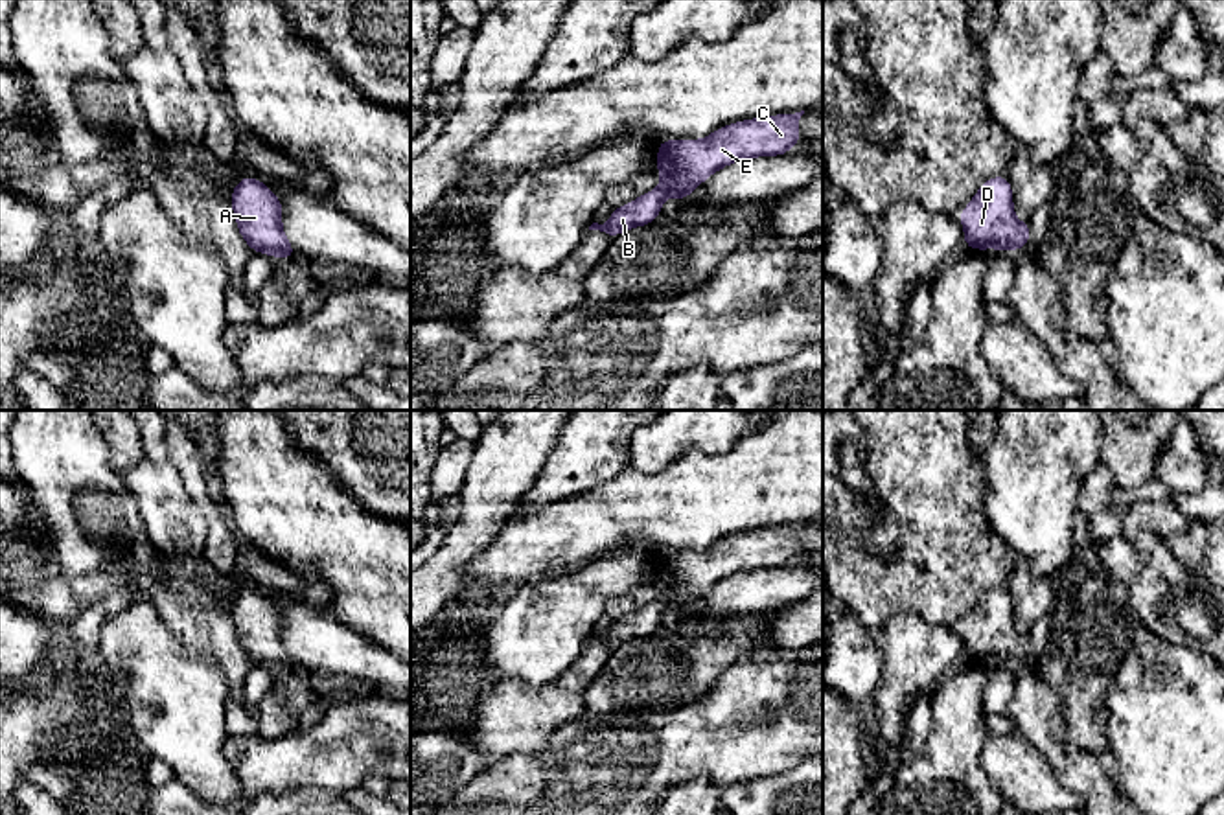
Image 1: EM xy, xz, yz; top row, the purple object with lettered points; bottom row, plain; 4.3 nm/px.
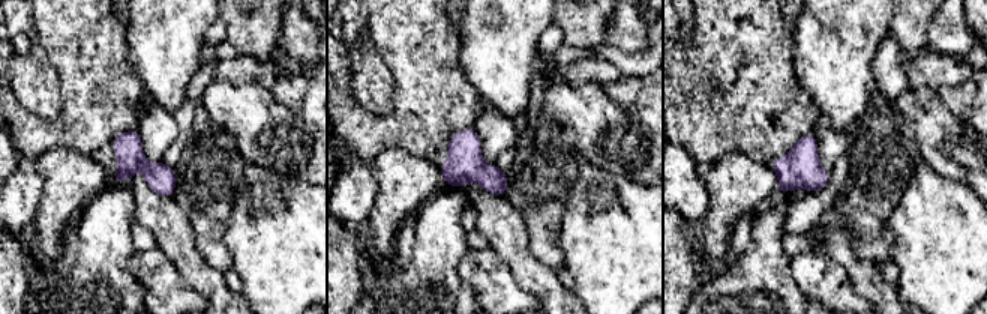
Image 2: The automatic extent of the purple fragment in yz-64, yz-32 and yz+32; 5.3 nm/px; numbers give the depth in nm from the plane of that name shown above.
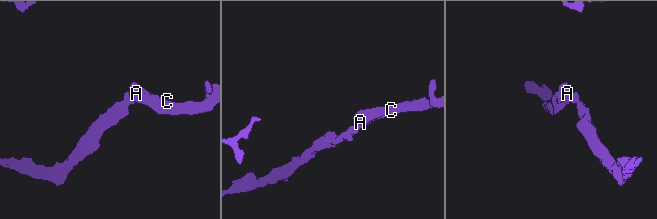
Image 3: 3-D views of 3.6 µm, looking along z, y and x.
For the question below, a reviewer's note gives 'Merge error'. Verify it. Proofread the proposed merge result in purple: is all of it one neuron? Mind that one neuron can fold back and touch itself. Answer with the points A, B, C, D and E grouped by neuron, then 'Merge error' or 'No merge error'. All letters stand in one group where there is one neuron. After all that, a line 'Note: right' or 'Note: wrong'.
Groups: A B C D E. No merge error
Note: wrong

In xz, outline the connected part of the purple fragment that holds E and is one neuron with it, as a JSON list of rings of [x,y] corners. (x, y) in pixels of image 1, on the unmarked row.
[[[804,522],[736,534],[703,552],[661,552],[657,561],[661,598],[615,620],[606,637],[593,635],[589,642],[600,642],[613,651],[629,640],[653,635],[661,629],[666,609],[688,611],[694,600],[729,576],[791,563],[801,552],[803,526]]]

